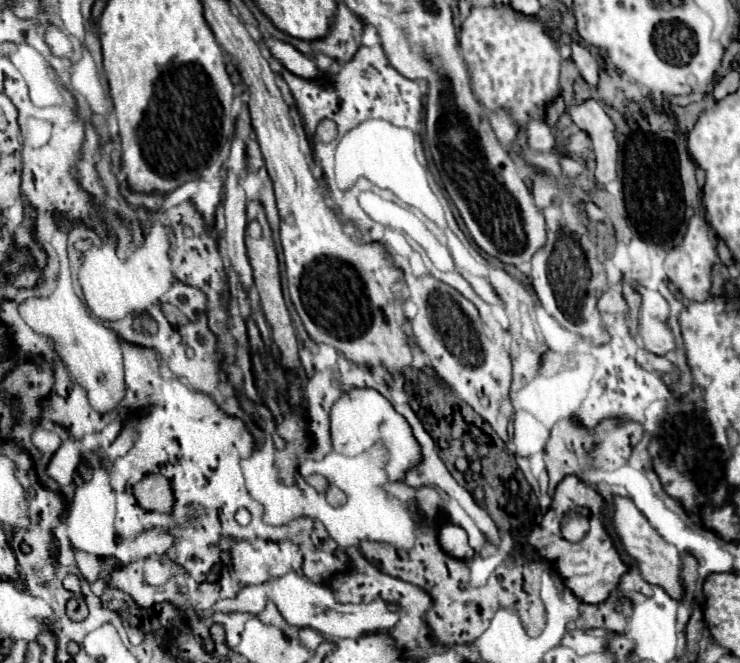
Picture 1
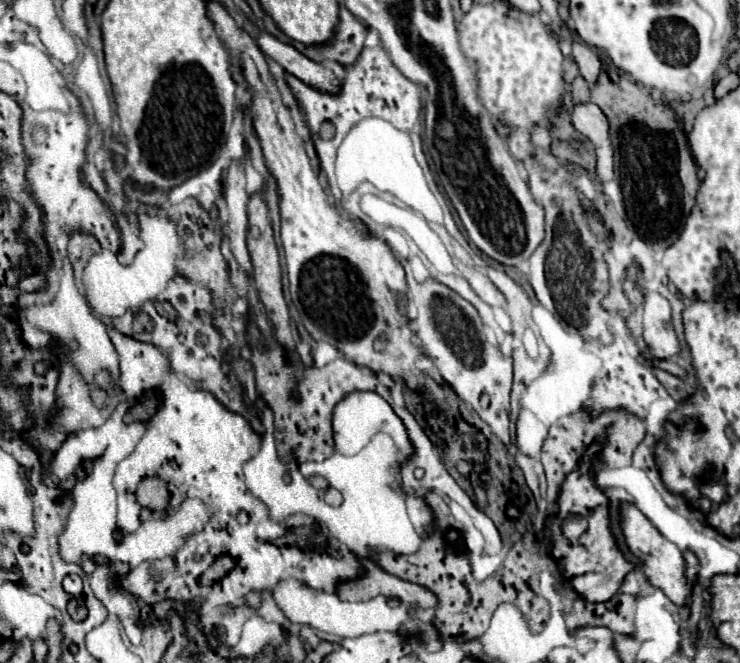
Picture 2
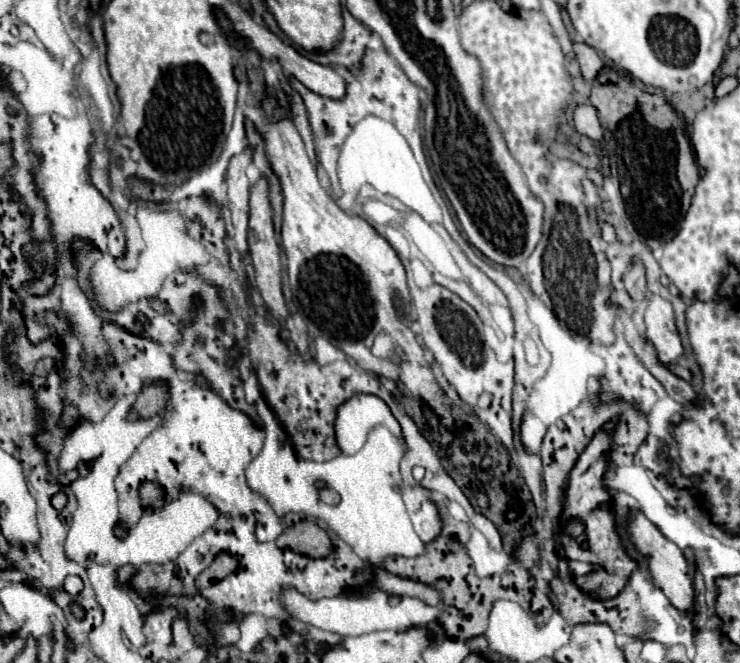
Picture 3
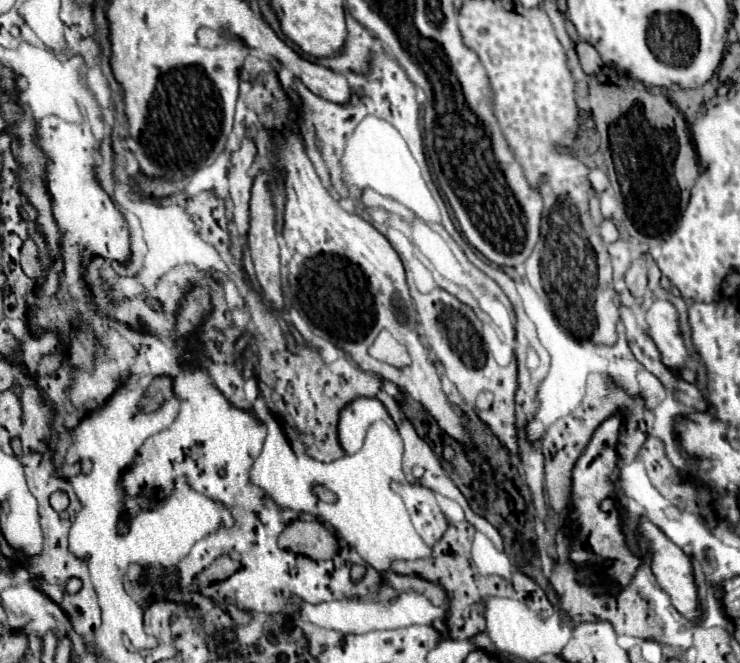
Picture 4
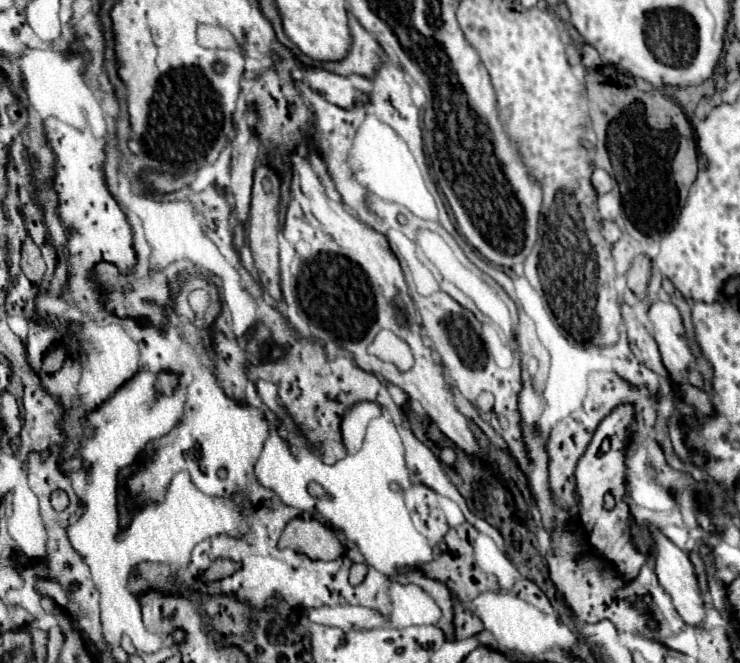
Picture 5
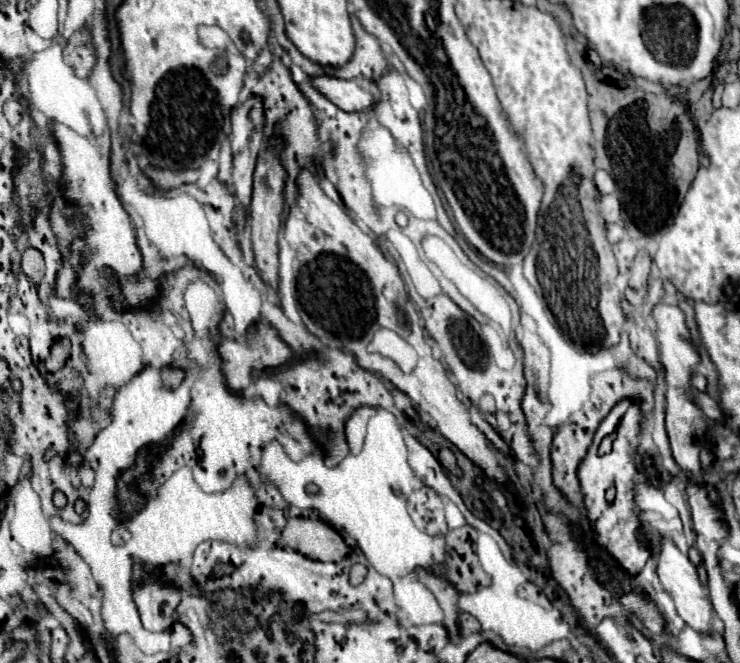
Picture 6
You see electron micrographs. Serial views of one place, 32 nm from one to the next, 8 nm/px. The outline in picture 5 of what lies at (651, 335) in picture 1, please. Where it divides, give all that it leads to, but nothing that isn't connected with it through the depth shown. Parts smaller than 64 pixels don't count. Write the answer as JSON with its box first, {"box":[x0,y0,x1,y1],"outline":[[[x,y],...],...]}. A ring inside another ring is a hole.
{"box":[648,300,694,384],"outline":[[[658,300],[650,306],[648,318],[652,322],[652,336],[662,354],[662,362],[670,372],[670,380],[674,384],[686,382],[686,370],[688,364],[694,362],[694,356],[686,344],[678,308],[672,302]]]}

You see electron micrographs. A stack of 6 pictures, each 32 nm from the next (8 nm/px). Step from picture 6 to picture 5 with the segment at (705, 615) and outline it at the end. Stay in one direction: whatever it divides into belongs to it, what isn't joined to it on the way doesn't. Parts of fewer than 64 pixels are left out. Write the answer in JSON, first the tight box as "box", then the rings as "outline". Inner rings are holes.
{"box":[648,526,706,626],"outline":[[[648,526],[654,544],[656,544],[656,556],[654,556],[654,572],[658,576],[660,586],[670,594],[674,608],[678,610],[678,614],[684,618],[686,624],[690,626],[702,626],[702,622],[706,620],[706,600],[698,588],[698,580],[694,574],[694,566],[688,558],[686,552],[682,552],[674,542],[670,542],[656,526]]]}

